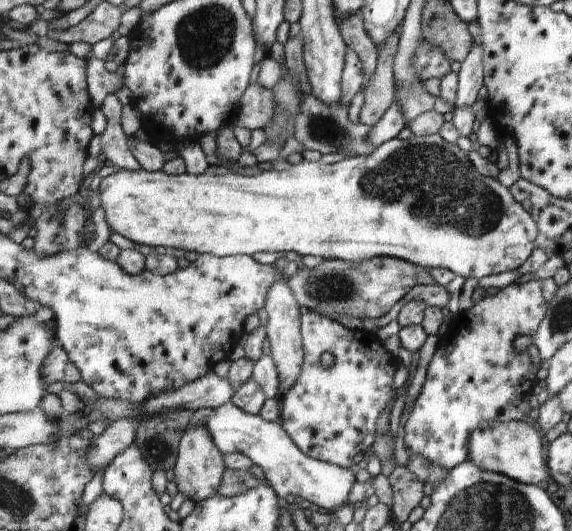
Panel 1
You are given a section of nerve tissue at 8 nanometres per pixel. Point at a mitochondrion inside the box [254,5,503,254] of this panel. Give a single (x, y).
(323, 129)

